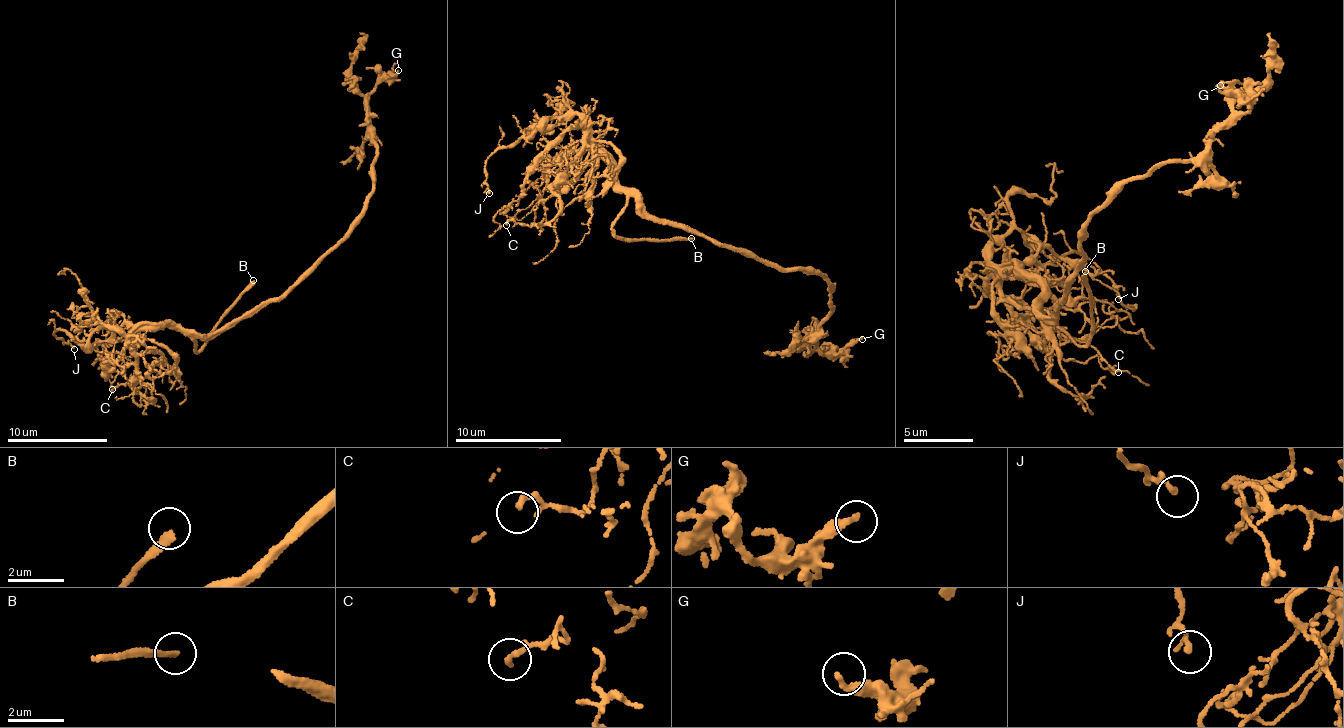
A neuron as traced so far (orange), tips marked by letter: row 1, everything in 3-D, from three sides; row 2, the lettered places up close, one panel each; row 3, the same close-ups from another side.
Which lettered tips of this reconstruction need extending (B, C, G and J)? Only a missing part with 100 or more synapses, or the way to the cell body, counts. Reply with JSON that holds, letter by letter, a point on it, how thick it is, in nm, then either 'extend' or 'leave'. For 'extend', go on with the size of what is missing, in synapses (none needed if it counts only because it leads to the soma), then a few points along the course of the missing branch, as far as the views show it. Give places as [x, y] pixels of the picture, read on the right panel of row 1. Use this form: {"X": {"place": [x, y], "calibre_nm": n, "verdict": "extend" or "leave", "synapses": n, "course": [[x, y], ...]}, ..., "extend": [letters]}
{"B": {"place": [1085, 271], "calibre_nm": 240, "verdict": "extend"}, "C": {"place": [1118, 372], "calibre_nm": 200, "verdict": "leave"}, "G": {"place": [1220, 85], "calibre_nm": 220, "verdict": "leave"}, "J": {"place": [1118, 299], "calibre_nm": 130, "verdict": "leave"}, "extend": ["B"]}

